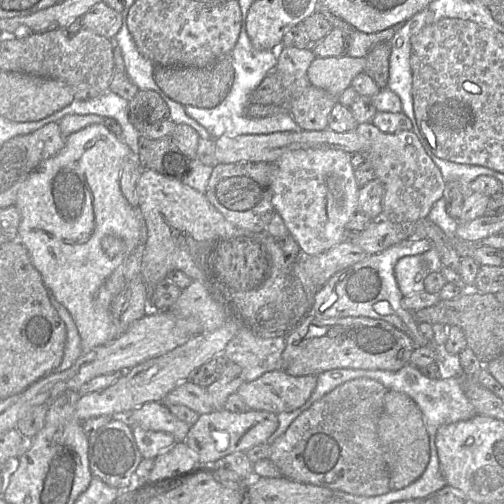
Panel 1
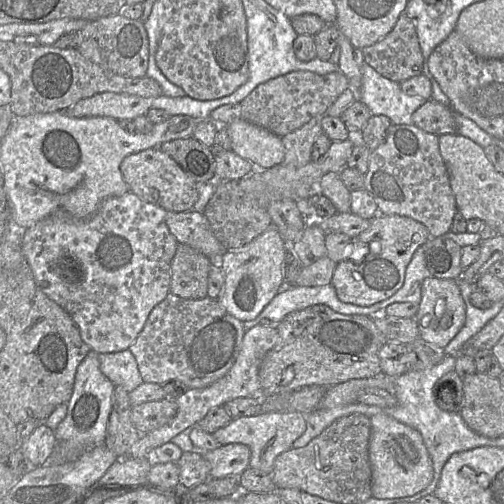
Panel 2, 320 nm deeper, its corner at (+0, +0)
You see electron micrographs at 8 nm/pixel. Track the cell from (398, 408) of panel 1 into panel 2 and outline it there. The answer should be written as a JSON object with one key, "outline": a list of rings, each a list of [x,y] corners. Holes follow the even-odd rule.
{"outline":[[[384,413],[373,415],[370,420],[372,496],[376,499],[409,497],[428,487],[433,479],[433,465],[420,432]]]}

